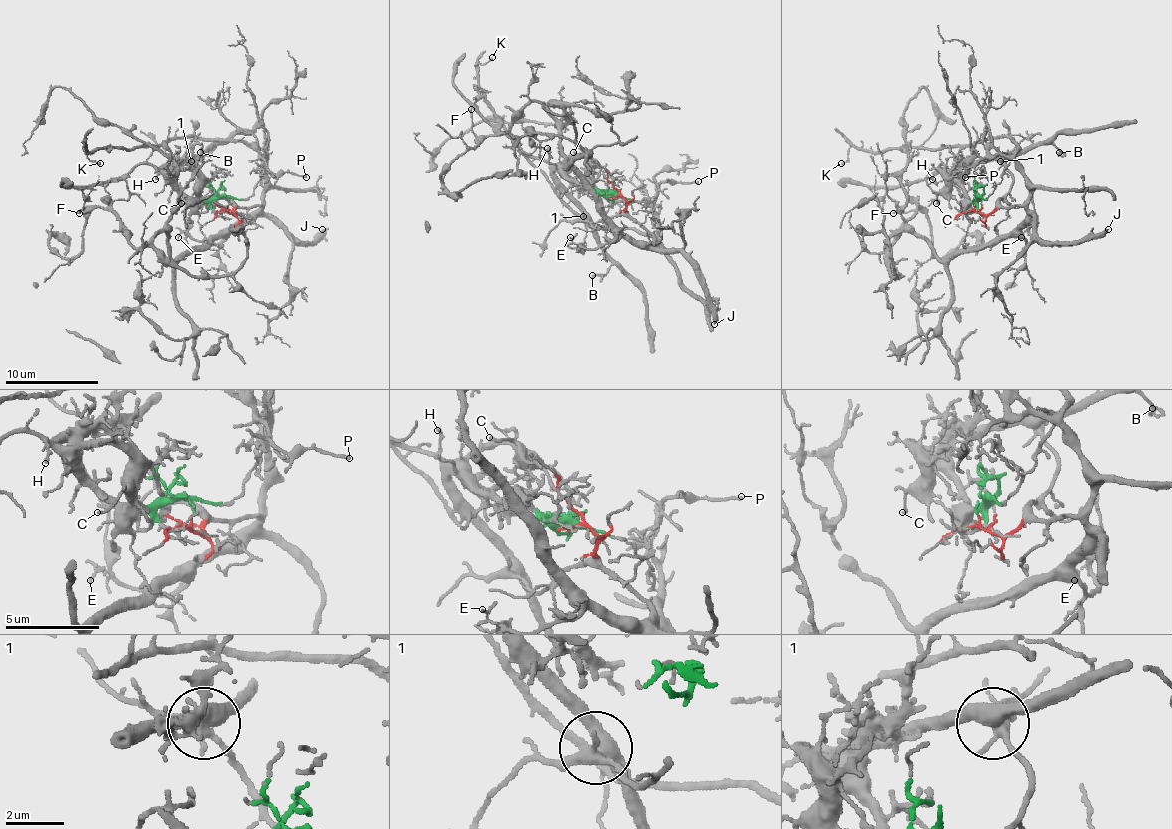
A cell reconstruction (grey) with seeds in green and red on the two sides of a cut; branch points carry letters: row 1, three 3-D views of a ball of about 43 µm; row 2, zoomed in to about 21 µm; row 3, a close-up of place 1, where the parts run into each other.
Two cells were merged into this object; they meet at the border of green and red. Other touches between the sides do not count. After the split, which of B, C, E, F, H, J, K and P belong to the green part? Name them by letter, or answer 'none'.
B, C, H

